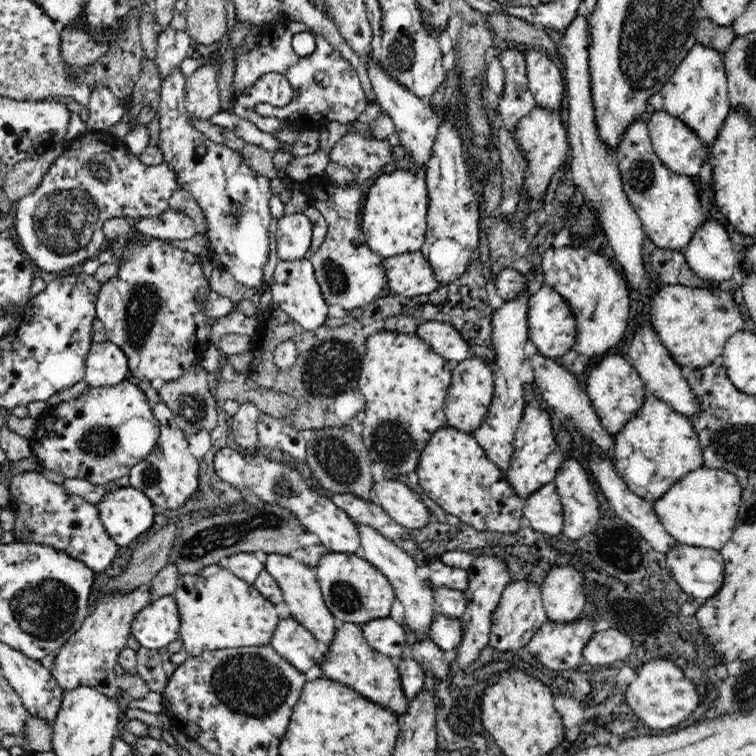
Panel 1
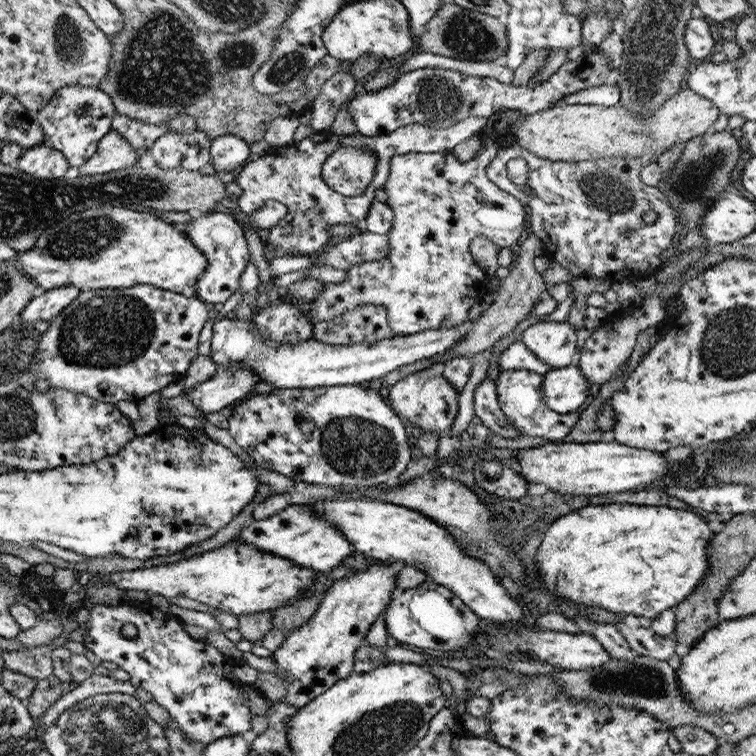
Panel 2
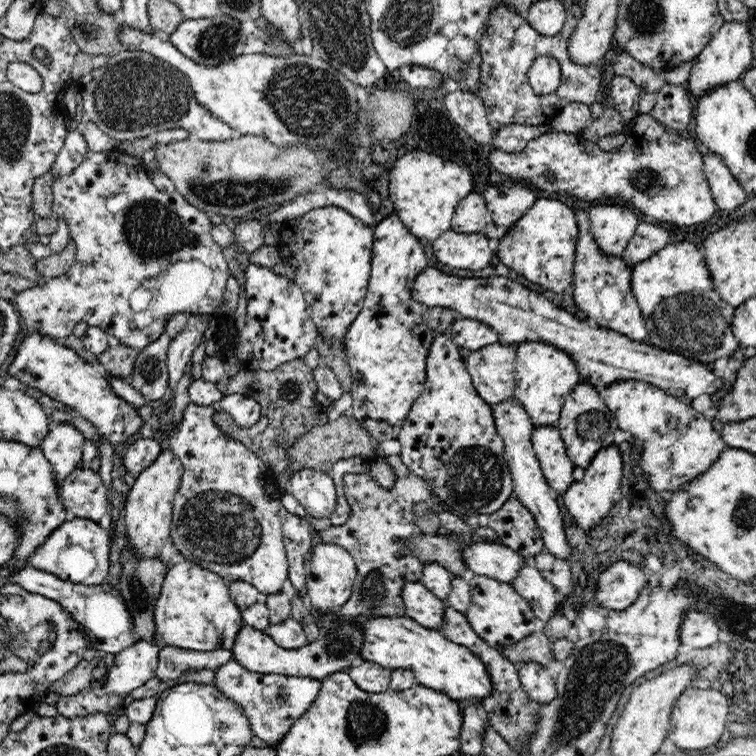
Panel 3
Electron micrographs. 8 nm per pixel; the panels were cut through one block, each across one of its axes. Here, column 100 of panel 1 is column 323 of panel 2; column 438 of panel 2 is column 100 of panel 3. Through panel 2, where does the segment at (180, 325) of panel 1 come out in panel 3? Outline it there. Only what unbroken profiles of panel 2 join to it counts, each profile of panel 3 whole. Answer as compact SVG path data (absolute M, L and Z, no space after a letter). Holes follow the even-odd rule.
M123 147L113 149L108 152L87 152L87 157L80 163L72 172L64 174L64 176L53 176L53 184L51 185L53 204L52 216L56 219L62 219L68 225L68 232L70 239L76 247L75 261L62 276L46 279L42 285L36 285L28 290L24 290L18 296L15 296L16 308L18 314L26 323L30 330L42 333L42 335L50 336L60 342L60 340L67 338L73 332L73 326L83 320L88 323L88 326L97 326L104 330L113 341L122 343L135 349L146 348L148 344L157 340L164 332L164 324L170 316L176 313L187 313L194 315L212 315L214 311L220 306L225 299L225 290L227 287L227 280L229 279L228 262L224 257L224 249L218 245L210 230L212 230L212 223L210 223L209 214L191 206L178 192L172 194L165 194L159 192L154 186L150 174L147 172L145 164L141 158L132 157L132 154ZM142 290L150 292L150 298L146 302L146 306L142 306L140 310L134 304L134 298L146 298L146 294L142 294Z

